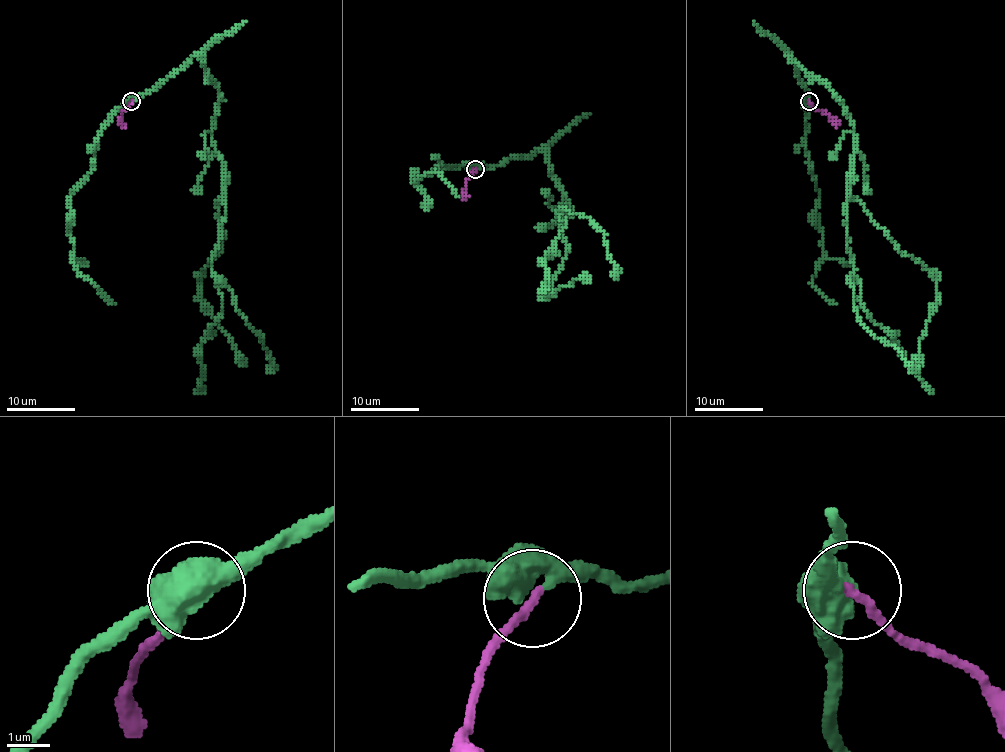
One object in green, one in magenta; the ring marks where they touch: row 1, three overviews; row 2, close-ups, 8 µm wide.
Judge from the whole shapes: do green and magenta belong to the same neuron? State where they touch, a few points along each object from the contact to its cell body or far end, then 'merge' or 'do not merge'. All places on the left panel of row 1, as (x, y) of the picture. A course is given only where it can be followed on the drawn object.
(131, 101) | green via (130, 101), (197, 55), (219, 89), (212, 135), (226, 208), (212, 275), (221, 315), (200, 346), (195, 392) | magenta via (131, 101), (121, 113), (123, 125) | merge

